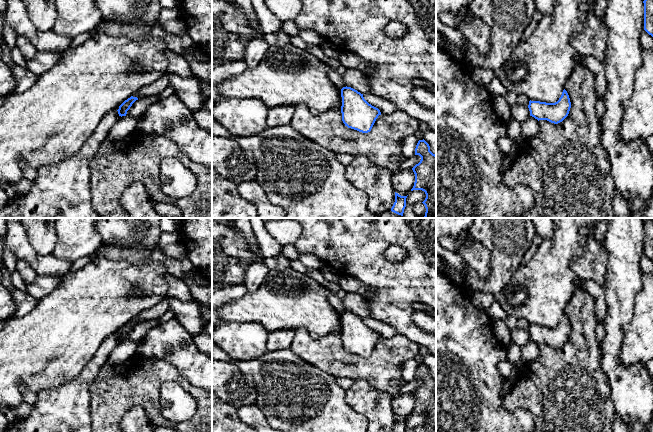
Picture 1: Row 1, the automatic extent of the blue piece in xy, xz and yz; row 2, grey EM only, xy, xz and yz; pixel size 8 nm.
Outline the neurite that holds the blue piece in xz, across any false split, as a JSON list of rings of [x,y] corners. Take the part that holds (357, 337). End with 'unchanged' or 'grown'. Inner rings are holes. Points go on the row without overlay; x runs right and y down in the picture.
[[[343,311],[341,321],[342,345],[345,350],[362,357],[370,356],[376,343],[381,339],[380,334],[369,328],[363,318],[351,311]]] | unchanged

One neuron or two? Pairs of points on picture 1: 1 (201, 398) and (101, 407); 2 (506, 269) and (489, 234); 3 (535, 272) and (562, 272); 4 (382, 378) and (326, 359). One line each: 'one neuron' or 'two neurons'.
1: one neuron
2: one neuron
3: one neuron
4: one neuron

